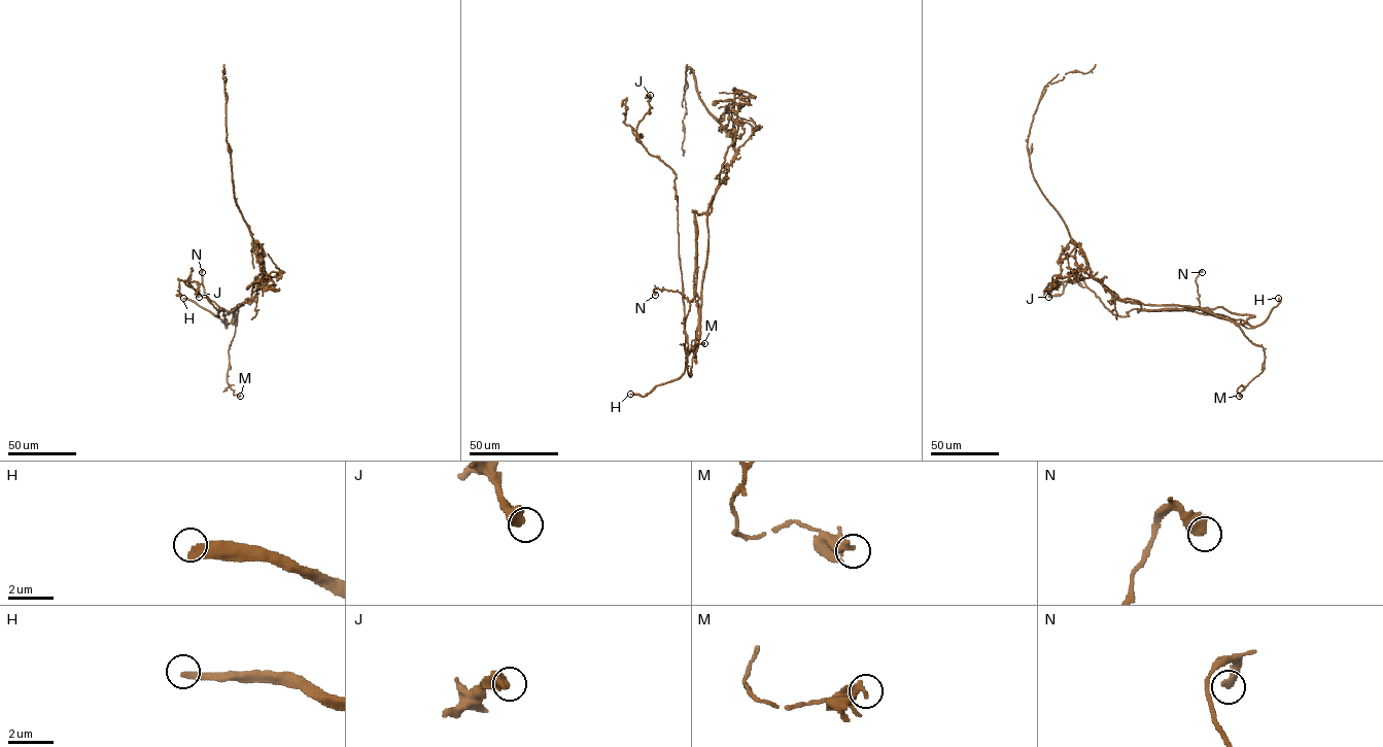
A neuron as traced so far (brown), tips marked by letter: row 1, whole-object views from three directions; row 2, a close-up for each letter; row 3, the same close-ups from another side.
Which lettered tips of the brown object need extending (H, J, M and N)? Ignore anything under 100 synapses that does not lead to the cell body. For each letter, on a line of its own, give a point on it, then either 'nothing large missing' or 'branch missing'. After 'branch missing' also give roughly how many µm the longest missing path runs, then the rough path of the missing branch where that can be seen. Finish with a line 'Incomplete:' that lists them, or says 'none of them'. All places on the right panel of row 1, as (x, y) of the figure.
H: place (1278, 298); branch missing; missing 45 µm; course (1278, 298), (1274, 274), (1281, 263)
J: place (1048, 297); nothing large missing
M: place (1239, 396); nothing large missing
N: place (1202, 272); nothing large missing
Incomplete: H

